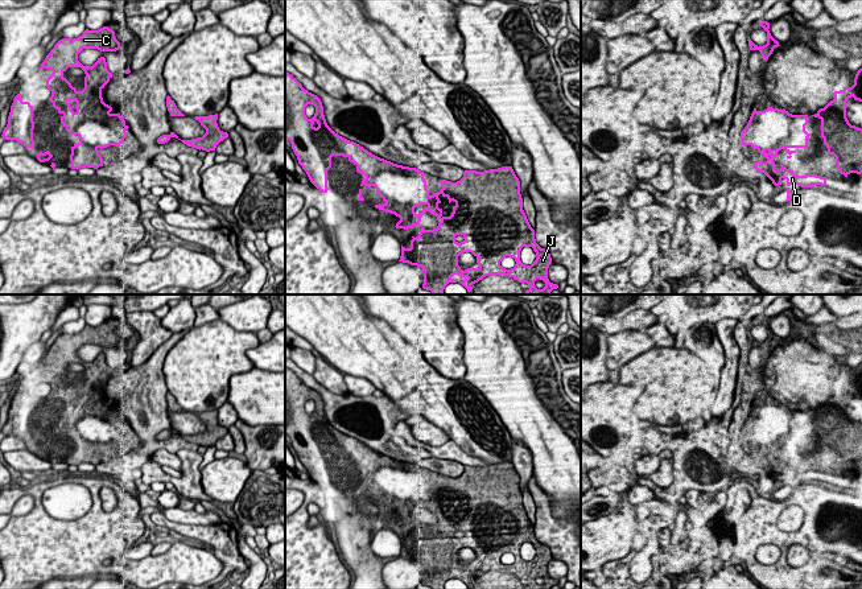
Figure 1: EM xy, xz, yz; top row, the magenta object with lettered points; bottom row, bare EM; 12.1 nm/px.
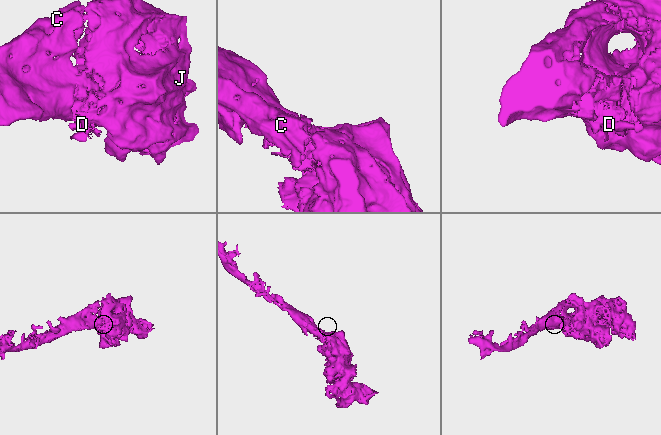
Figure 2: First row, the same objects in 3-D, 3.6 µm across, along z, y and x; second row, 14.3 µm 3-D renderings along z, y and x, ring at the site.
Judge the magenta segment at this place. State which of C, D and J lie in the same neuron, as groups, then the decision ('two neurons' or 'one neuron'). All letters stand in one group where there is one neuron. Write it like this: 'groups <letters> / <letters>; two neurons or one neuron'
groups C D J; one neuron

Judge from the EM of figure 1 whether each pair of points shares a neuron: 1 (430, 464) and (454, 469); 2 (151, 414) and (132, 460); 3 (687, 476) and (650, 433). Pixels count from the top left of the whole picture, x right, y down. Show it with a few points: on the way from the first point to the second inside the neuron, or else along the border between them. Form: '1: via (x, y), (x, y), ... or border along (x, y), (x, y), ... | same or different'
1: via (436, 465), (449, 468) | same
2: via (148, 425), (148, 444), (144, 448) | same
3: via (687, 462), (668, 443), (663, 441) | same

